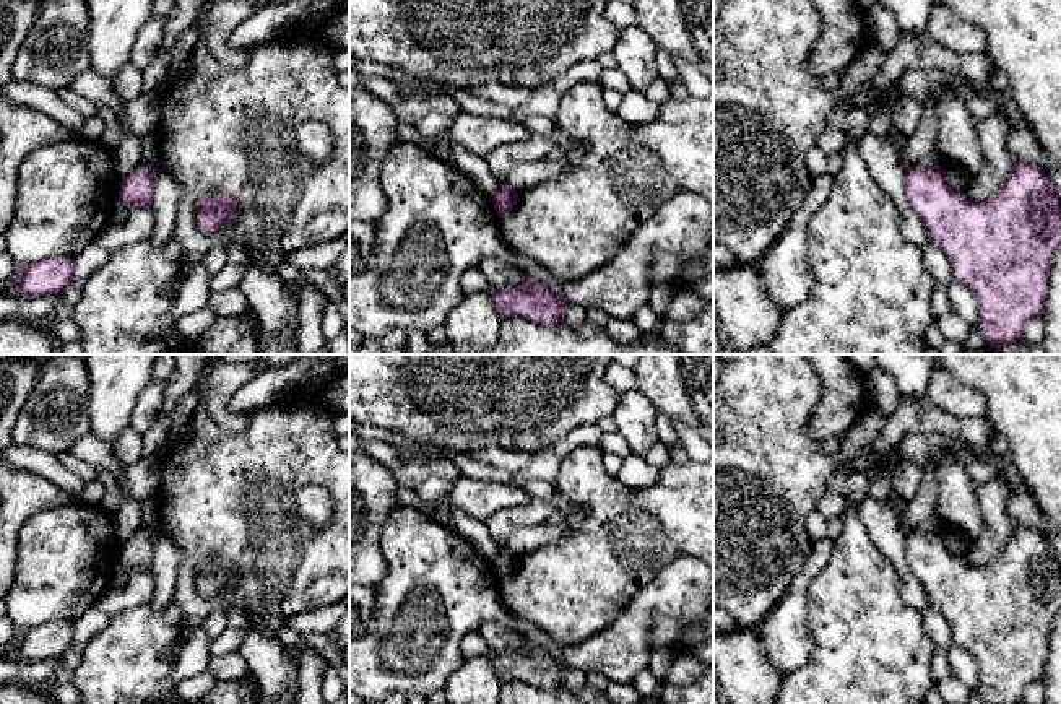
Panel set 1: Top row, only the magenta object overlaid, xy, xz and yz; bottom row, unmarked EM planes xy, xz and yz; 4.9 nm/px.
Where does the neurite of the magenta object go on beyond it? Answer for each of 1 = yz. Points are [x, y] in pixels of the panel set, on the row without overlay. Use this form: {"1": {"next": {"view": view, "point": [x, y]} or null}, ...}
{"1": {"next": null}}

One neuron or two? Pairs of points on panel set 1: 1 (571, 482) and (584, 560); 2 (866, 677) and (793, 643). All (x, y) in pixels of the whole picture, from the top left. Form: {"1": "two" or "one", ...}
{"1": "one", "2": "two"}

